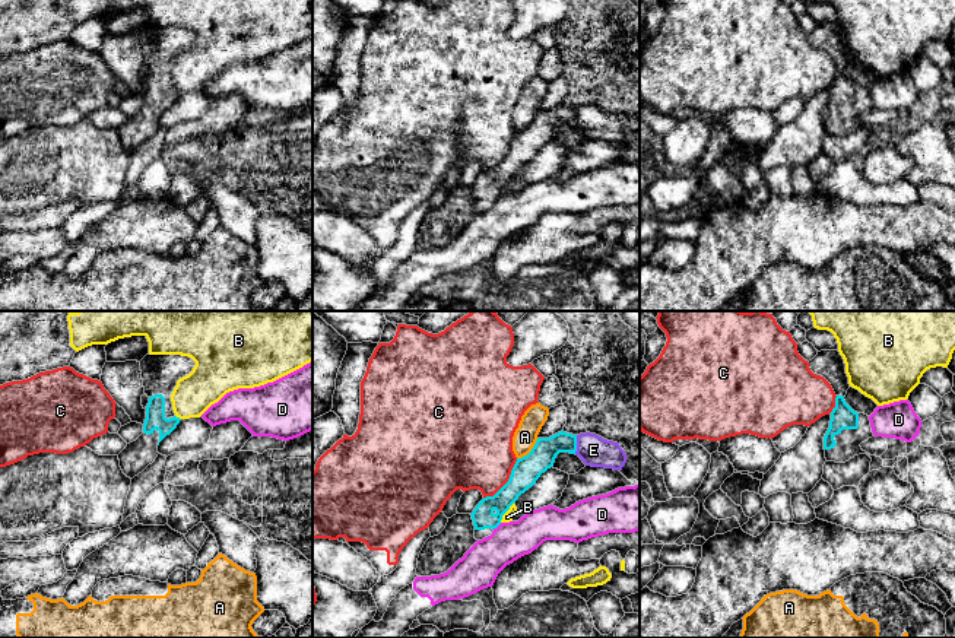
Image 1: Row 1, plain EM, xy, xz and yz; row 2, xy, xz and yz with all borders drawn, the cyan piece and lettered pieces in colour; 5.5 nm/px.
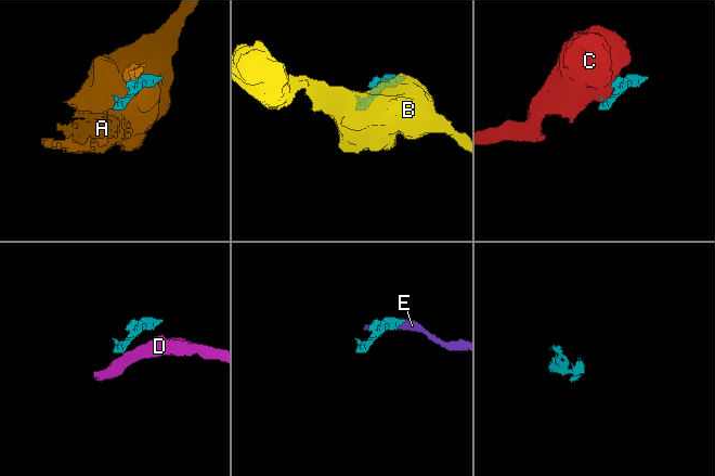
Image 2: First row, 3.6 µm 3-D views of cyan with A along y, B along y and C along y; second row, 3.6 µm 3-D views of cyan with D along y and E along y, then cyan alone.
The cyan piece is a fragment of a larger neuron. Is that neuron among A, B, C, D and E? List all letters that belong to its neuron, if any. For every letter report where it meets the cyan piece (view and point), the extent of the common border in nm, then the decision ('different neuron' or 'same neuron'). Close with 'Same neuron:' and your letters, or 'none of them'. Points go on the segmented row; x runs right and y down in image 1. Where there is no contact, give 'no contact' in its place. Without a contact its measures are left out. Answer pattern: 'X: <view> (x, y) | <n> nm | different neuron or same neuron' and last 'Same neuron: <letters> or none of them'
A: xz (530, 451) | 170 nm | different neuron
B: xz (505, 511) | 130 nm | different neuron
C: xz (498, 491) | 200 nm | different neuron
D: xz (497, 526) | 70 nm | different neuron
E: xz (576, 444) | 110 nm | different neuron
Same neuron: none of them

